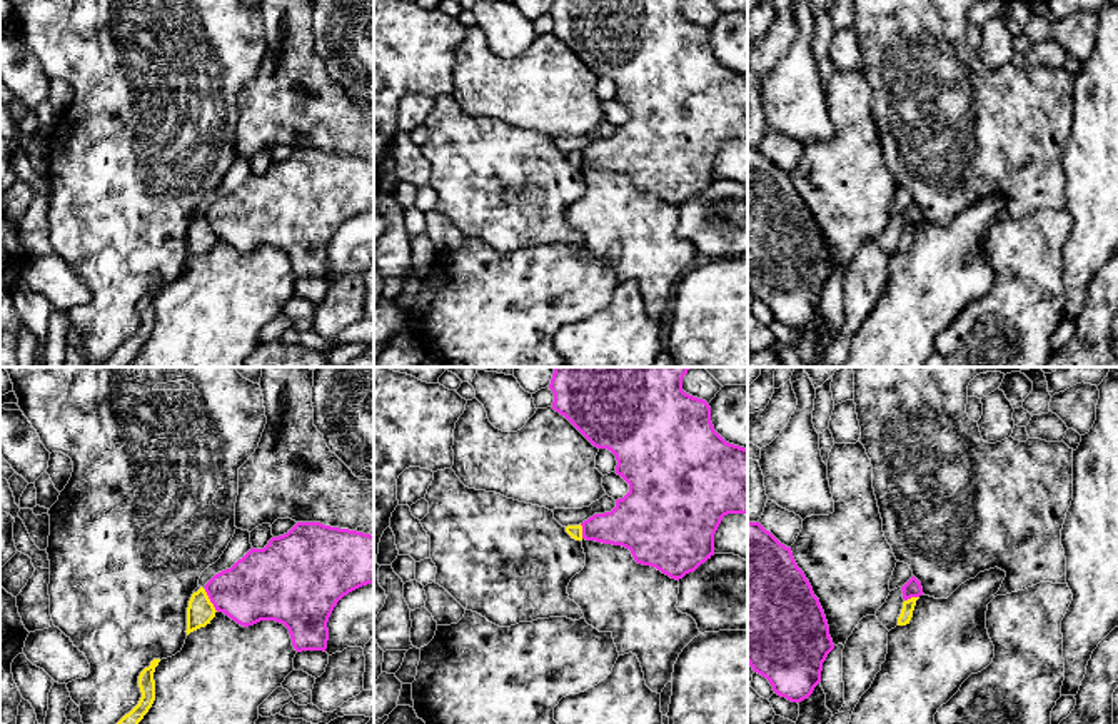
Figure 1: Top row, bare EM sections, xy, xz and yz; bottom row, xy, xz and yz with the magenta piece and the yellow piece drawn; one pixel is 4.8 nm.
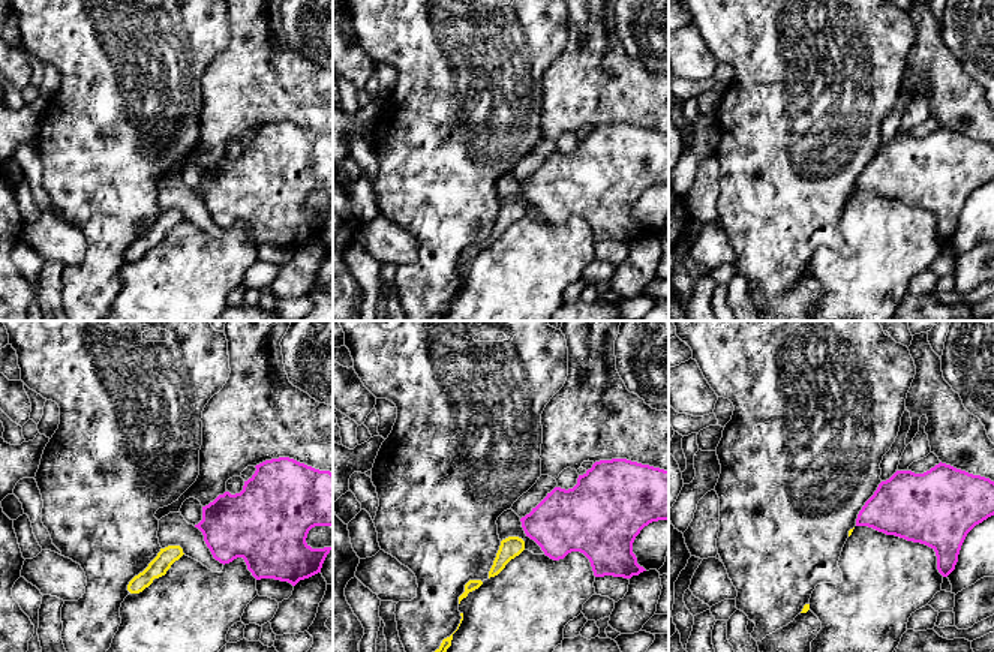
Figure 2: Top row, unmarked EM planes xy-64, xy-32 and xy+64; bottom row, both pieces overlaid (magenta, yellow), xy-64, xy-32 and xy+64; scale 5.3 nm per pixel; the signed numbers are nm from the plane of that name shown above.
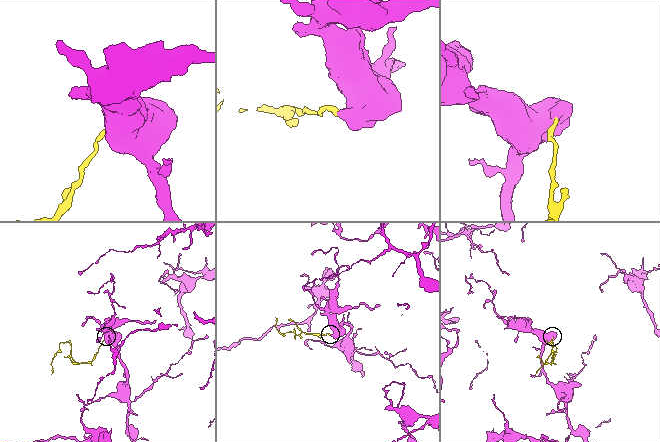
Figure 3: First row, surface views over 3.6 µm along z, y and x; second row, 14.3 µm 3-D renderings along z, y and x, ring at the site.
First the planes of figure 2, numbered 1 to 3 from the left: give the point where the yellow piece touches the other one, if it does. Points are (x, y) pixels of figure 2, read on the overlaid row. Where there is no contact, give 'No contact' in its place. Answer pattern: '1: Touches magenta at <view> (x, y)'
1: No contact
2: No contact
3: No contact

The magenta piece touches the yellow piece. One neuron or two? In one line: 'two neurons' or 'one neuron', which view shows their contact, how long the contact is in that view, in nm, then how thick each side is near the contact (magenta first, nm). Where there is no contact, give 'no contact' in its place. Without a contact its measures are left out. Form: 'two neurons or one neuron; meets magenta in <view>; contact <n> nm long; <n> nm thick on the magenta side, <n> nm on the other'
two neurons; meets magenta in xy; contact 140 nm long; 320 nm thick on the magenta side, 140 nm on the other

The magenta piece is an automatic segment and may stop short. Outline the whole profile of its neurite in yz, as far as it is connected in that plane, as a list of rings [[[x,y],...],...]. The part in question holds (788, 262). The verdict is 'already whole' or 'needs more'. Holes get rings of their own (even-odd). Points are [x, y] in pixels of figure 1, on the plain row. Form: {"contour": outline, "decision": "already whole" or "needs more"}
{"contour": [[[748,148],[748,290],[791,329],[808,325],[834,275],[819,225],[791,173]]], "decision": "already whole"}

